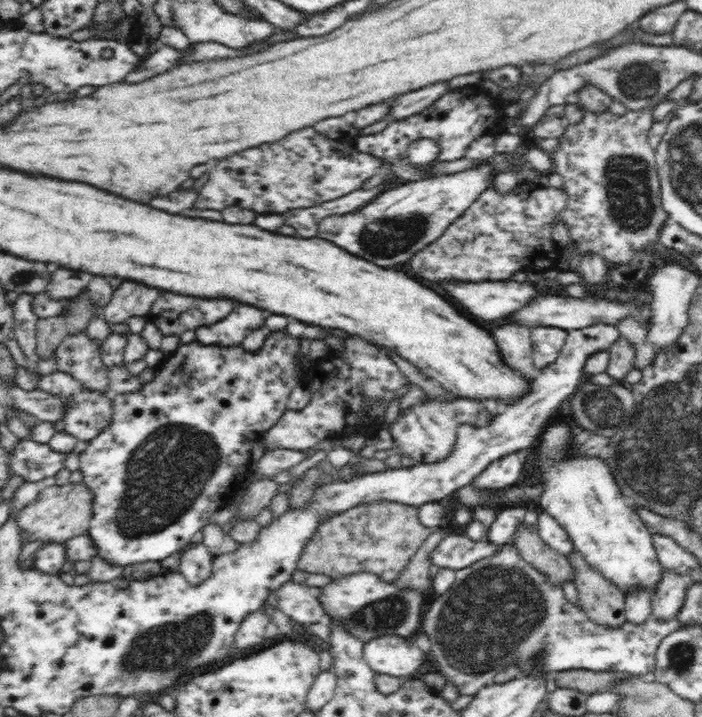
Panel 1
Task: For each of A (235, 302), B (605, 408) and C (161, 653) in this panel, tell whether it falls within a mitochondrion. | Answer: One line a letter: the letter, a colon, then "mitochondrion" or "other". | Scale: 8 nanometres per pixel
A: other
B: mitochondrion
C: mitochondrion

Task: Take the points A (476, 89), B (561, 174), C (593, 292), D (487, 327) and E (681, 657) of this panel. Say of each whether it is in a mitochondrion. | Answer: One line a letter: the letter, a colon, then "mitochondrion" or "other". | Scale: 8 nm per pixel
A: other
B: other
C: other
D: other
E: mitochondrion

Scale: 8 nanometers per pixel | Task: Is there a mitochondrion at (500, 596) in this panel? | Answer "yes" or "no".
yes

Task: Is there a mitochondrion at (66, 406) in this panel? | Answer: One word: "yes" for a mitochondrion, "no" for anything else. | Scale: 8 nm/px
no

